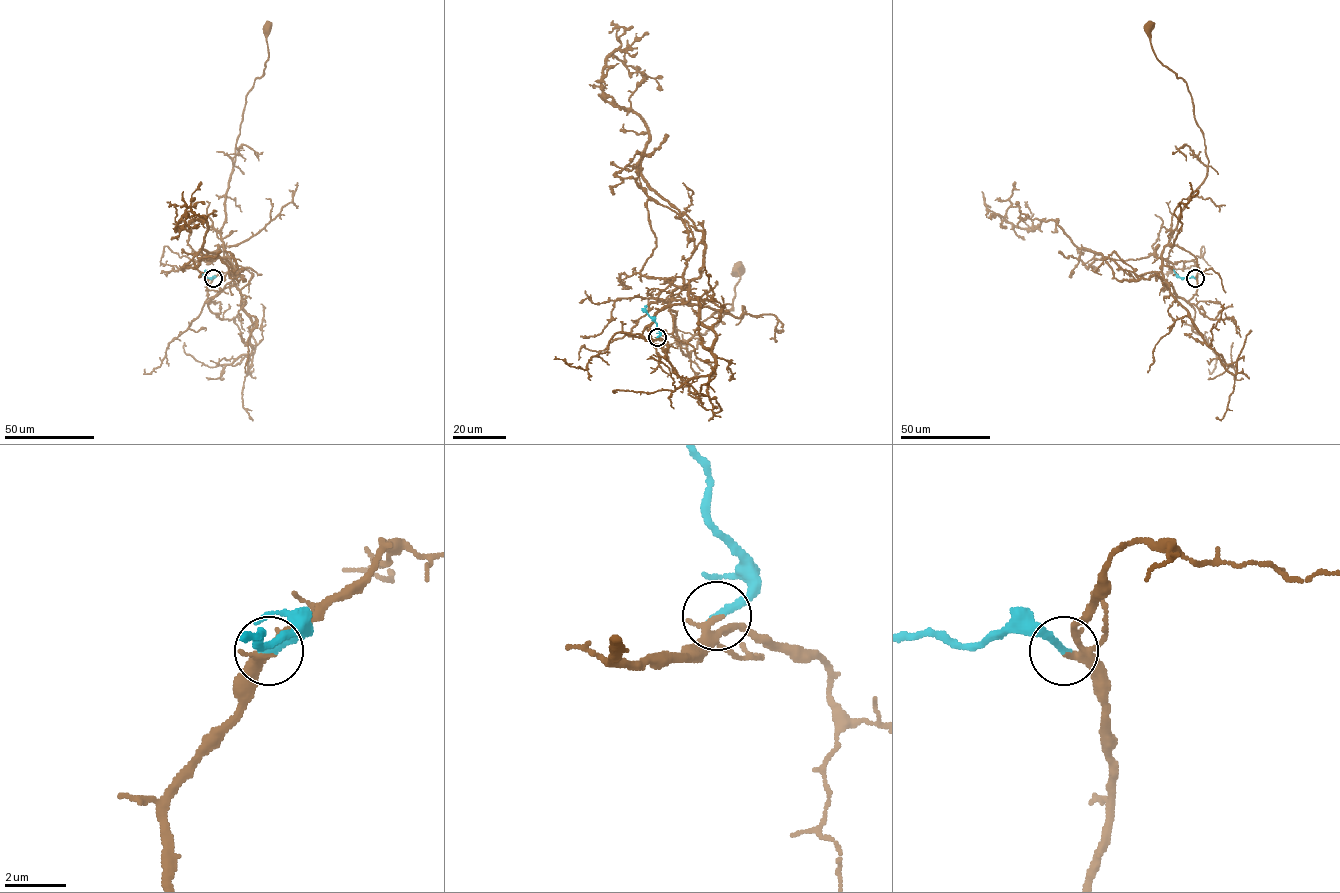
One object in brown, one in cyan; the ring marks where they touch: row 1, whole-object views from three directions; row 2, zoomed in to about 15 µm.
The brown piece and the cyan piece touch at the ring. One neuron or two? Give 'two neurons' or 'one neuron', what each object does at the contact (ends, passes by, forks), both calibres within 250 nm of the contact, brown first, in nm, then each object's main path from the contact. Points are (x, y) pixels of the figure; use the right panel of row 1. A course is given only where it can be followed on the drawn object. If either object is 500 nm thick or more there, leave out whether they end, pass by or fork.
one neuron | brown forks | cyan ends | 160/260 nm | brown via (1195, 278), (1191, 298), (1178, 296), (1162, 273), (1162, 251), (1208, 159), (1186, 83), (1156, 57), (1149, 26) | cyan via (1195, 278), (1181, 278), (1173, 269)

